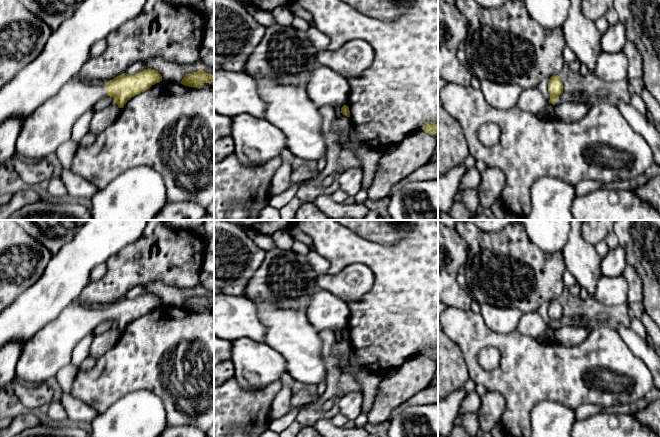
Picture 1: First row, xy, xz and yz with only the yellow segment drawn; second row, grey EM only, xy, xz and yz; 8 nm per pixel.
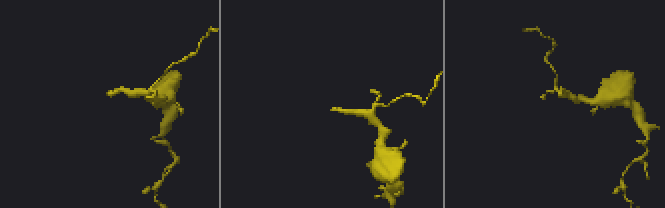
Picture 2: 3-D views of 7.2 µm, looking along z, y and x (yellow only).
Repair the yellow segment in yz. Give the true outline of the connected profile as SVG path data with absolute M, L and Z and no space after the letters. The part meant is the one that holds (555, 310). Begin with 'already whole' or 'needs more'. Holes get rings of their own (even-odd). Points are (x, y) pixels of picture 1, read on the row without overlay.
already whole; M553 299L549 303L548 317L550 319L549 327L555 329L559 320L563 317L563 307L558 299Z

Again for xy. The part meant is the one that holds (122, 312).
needs more; M148 292L135 299L123 297L104 309L95 306L72 303L67 306L57 318L47 323L22 349L15 369L15 380L29 385L45 383L57 375L58 371L71 362L71 353L75 346L87 335L107 320L113 321L116 328L123 332L132 321L148 314L152 309L162 305L161 298Z

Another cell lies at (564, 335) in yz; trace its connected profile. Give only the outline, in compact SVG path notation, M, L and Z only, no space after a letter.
M557 325L554 329L554 342L563 346L575 346L581 344L588 336L586 328Z

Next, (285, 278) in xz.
M275 247L265 252L265 259L250 278L245 294L306 313L313 295L320 290L316 284L318 276L306 256Z

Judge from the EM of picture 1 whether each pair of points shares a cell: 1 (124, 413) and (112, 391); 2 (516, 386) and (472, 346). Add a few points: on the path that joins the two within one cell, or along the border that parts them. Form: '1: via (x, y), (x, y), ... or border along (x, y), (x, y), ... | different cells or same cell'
1: border along (139, 390), (126, 393), (104, 411), (98, 413) | different cells
2: via (501, 380), (486, 378), (472, 364), (472, 361) | same cell

